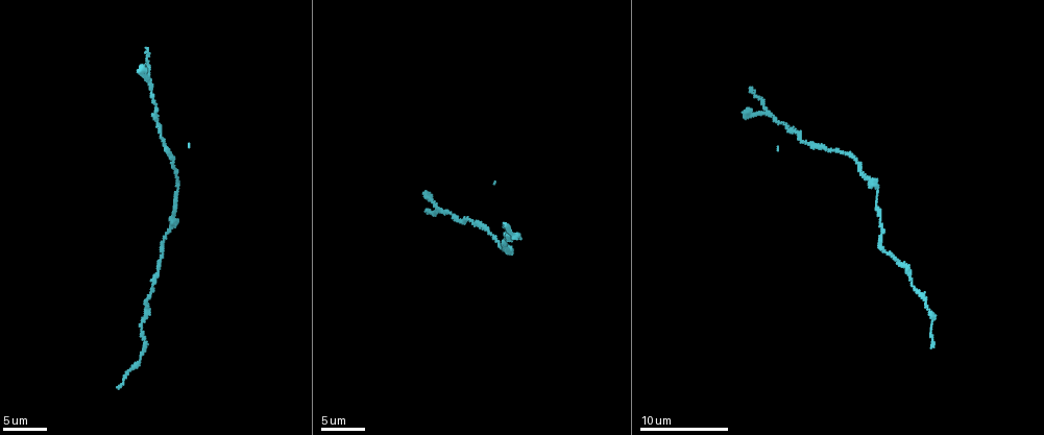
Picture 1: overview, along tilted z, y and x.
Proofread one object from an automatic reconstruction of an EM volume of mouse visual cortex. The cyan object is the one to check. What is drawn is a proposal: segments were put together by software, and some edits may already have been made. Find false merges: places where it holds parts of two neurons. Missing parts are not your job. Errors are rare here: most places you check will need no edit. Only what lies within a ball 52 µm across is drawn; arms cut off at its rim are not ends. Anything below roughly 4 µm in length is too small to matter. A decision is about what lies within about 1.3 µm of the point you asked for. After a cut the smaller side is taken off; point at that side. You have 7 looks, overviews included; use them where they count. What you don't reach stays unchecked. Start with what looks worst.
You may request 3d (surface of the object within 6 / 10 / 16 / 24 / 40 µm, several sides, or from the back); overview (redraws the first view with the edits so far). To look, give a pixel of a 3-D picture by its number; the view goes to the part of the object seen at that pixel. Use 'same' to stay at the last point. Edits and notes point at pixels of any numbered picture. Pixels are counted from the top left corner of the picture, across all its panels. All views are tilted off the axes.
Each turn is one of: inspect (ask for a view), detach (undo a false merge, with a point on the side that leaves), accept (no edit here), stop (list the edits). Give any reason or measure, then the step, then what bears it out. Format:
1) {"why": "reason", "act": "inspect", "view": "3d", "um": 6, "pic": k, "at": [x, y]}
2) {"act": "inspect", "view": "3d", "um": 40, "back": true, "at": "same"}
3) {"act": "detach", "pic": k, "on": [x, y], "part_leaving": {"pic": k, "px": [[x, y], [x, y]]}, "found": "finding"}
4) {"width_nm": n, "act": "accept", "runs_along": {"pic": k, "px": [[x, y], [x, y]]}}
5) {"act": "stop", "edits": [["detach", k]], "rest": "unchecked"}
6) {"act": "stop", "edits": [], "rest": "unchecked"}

{"act": "inspect", "view": "3d", "um": 10, "pic": 1, "at": [174, 225]}

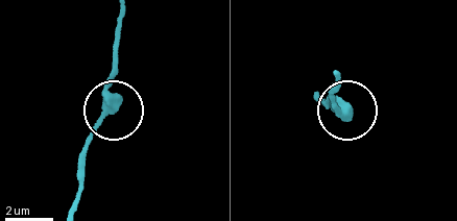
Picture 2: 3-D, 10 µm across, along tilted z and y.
{"width_nm": 440, "act": "accept", "runs_along": {"pic": 2, "px": [[112, 106], [114, 51]]}, "found": "continuous, no second neuron"}

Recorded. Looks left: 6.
{"act": "inspect", "view": "3d", "um": 10, "pic": 1, "at": [830, 148]}

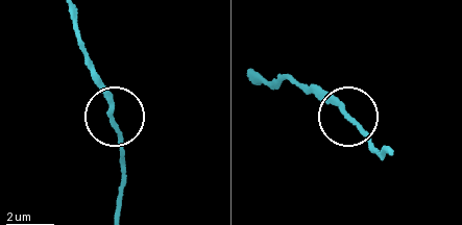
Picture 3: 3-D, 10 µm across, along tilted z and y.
{"width_nm": 200, "act": "accept", "runs_along": {"pic": 3, "px": [[120, 216], [125, 178], [121, 133], [86, 60]]}, "found": "continuous, no second neuron"}

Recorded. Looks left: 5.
{"why": "thick turns thin", "act": "inspect", "view": "3d", "um": 10, "pic": 1, "at": [159, 127]}

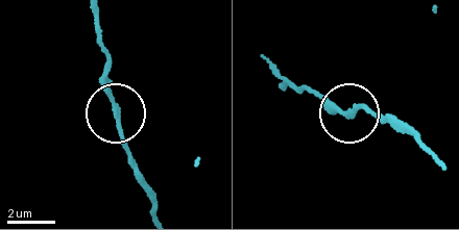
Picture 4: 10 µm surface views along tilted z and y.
{"why": "other side", "act": "inspect", "view": "3d", "um": 10, "back": true, "pic": 4, "at": [349, 112]}

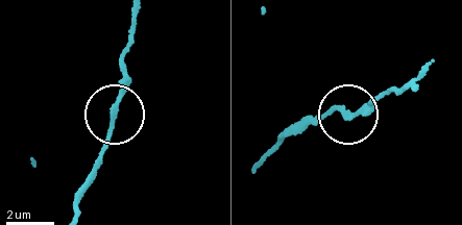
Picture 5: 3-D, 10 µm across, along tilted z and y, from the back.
{"act": "accept", "runs_along": {"pic": 5, "px": [[76, 210], [113, 129], [129, 44]]}, "found": "continuous, no second neuron"}

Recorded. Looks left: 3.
{"why": "calibre changes", "act": "inspect", "view": "3d", "um": 10, "pic": 1, "at": [907, 276]}

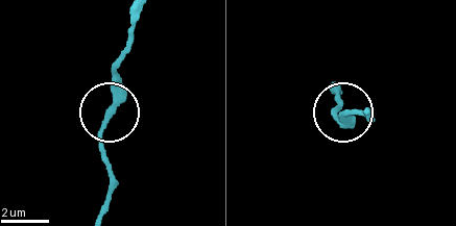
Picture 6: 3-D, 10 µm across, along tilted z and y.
{"width_nm": 300, "act": "accept", "found": "one neuron here"}

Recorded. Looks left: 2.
{"act": "stop", "edits": [], "rest": "unchecked"}

